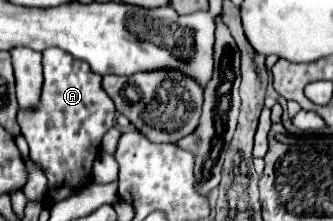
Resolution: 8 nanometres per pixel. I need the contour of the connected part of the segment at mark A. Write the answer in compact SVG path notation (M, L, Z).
M49 48L43 52L43 76L45 82L37 108L21 108L17 122L29 144L31 160L41 164L49 180L45 198L55 204L77 194L77 190L89 182L83 178L93 174L101 138L113 126L115 104L101 88L101 76L89 70L87 62L75 60L63 50Z

